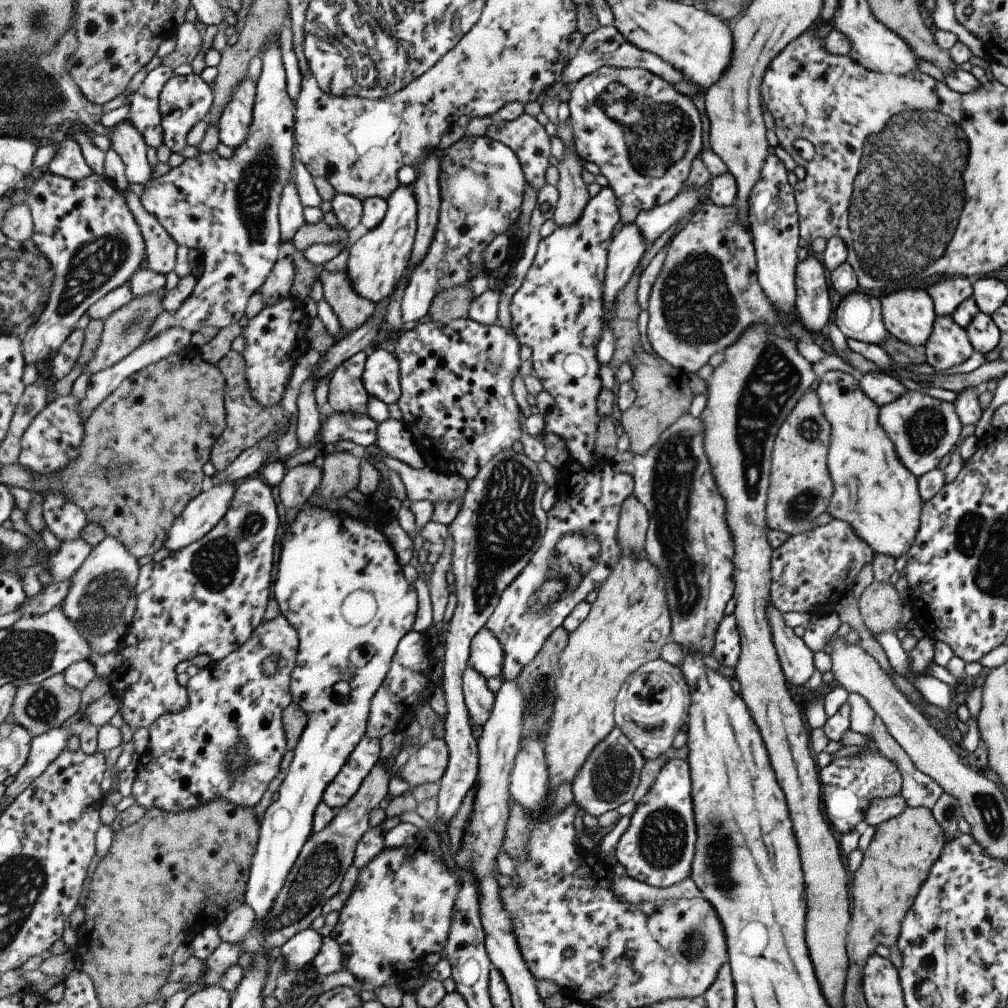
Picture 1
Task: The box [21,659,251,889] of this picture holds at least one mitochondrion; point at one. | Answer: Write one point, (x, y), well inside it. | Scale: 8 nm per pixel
(43, 705)

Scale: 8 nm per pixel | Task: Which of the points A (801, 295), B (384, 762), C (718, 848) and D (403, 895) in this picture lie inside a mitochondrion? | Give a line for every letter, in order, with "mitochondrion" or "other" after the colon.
A: other
B: other
C: mitochondrion
D: other

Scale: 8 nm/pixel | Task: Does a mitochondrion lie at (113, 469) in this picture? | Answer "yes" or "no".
yes

